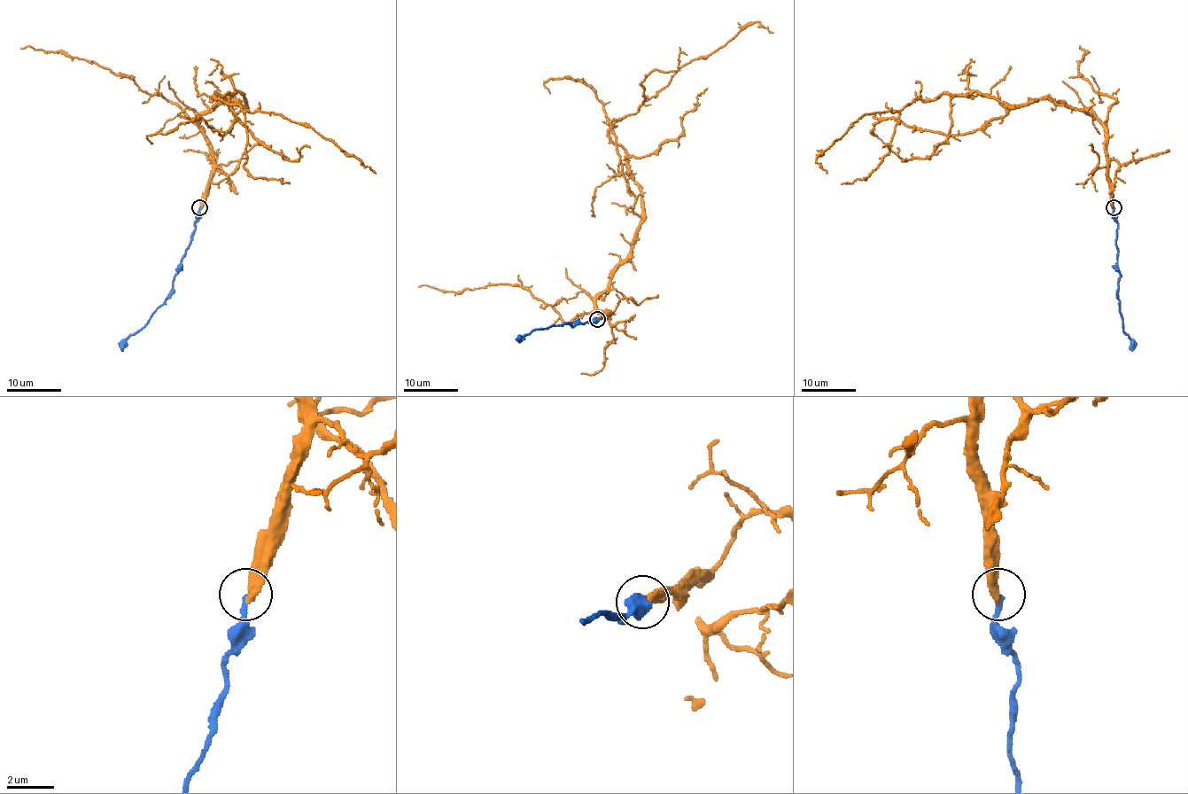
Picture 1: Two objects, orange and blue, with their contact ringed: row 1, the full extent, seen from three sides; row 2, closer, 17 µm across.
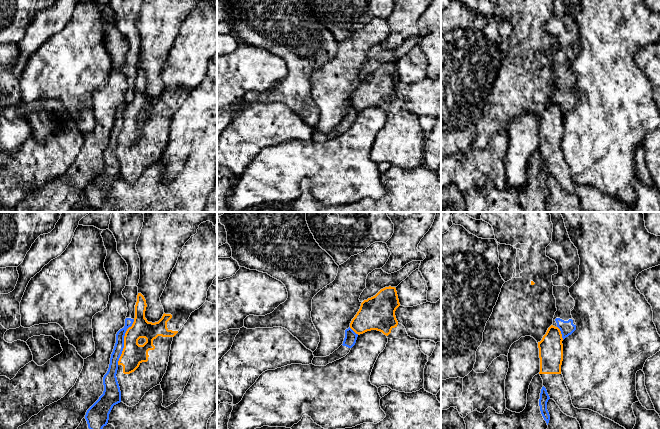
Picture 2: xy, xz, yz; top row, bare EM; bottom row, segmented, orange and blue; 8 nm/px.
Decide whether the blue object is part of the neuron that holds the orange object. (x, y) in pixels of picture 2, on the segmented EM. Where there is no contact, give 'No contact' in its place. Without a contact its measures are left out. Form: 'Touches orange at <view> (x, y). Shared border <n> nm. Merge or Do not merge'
Touches orange at xy (124, 342). Shared border 400 nm. Do not merge

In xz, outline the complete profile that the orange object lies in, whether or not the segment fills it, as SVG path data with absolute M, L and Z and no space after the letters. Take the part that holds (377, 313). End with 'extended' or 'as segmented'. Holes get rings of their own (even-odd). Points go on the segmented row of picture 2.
M385 287L375 296L361 303L359 311L350 323L350 328L358 335L377 330L388 338L385 349L379 354L372 369L371 384L377 388L388 386L392 390L412 393L424 388L424 368L428 362L428 356L421 351L419 340L411 338L405 327L397 321L395 311L399 306L396 288Z; extended

